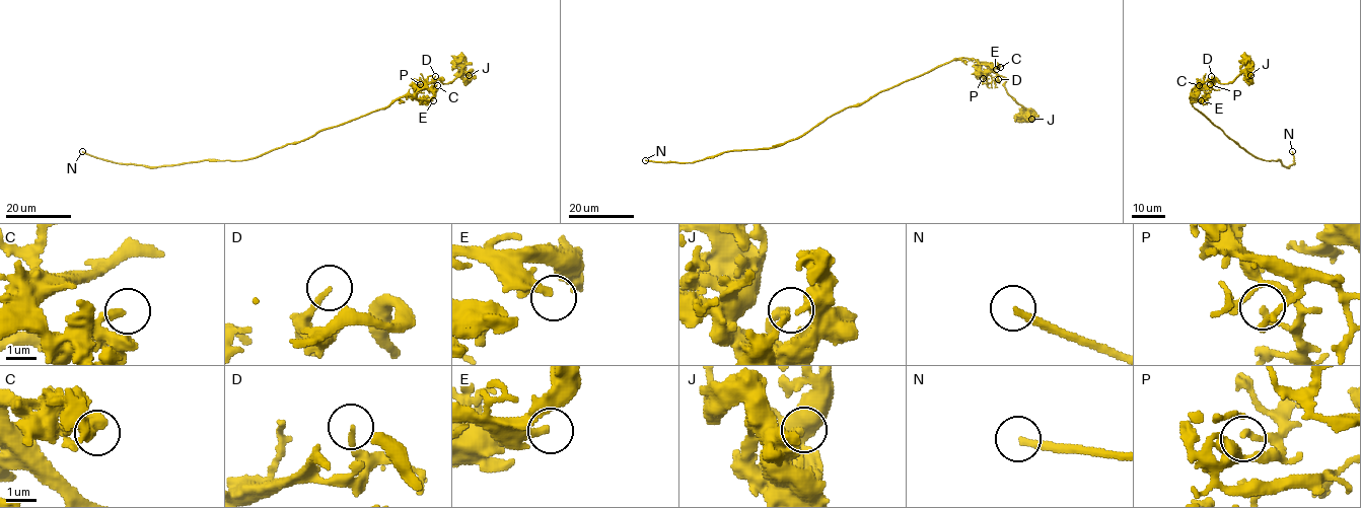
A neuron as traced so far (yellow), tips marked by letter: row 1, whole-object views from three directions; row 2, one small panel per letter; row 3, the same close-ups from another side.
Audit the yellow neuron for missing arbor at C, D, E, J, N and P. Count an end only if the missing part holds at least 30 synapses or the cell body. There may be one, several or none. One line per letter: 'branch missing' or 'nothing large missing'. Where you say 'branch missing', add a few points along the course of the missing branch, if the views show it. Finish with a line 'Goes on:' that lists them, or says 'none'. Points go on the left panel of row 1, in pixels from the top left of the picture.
C: nothing large missing
D: nothing large missing
E: branch missing; missing branch runs (433, 100), (439, 90), (437, 81)
J: nothing large missing
N: nothing large missing
P: nothing large missing
Goes on: E

